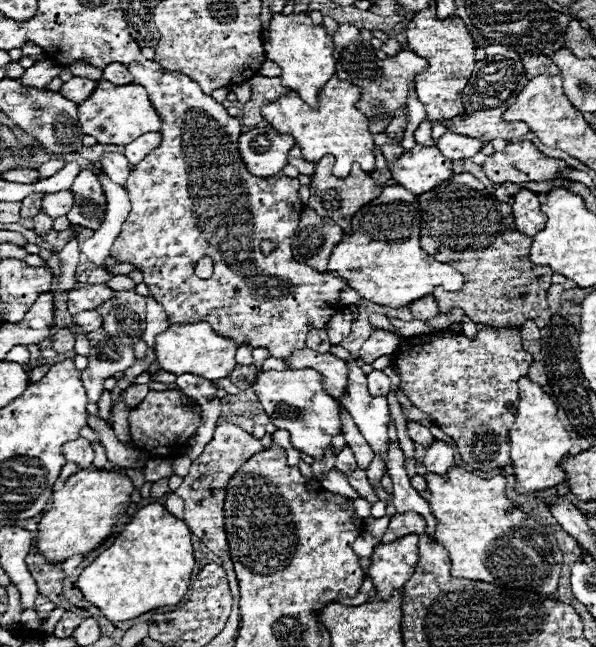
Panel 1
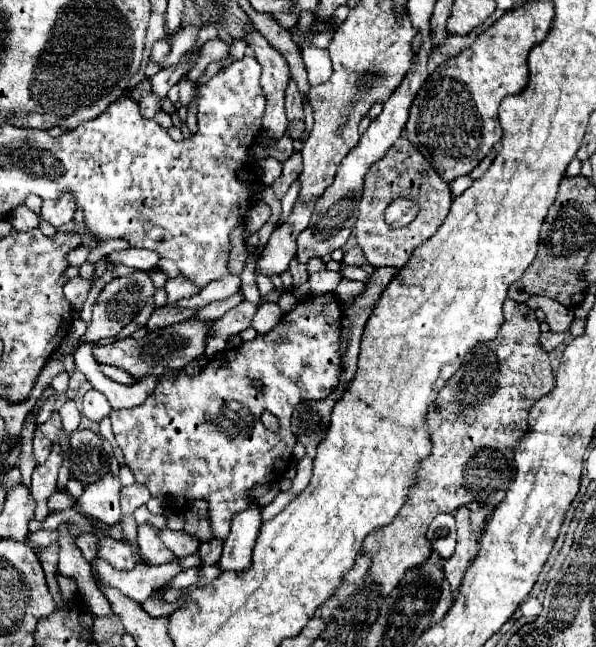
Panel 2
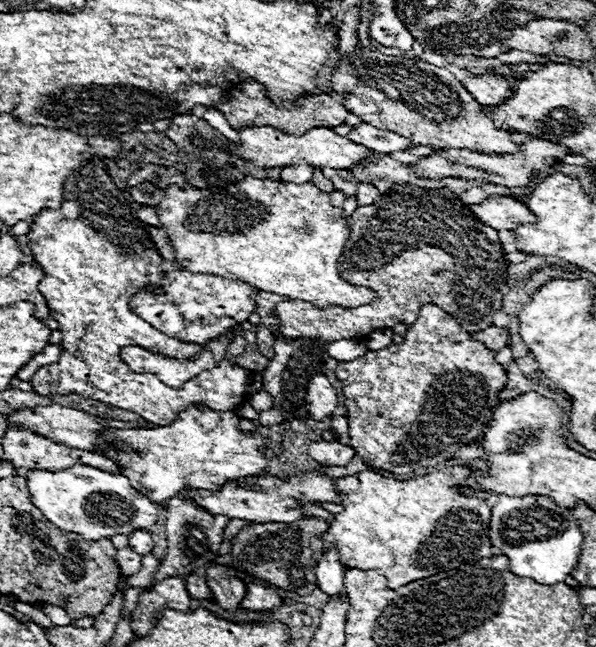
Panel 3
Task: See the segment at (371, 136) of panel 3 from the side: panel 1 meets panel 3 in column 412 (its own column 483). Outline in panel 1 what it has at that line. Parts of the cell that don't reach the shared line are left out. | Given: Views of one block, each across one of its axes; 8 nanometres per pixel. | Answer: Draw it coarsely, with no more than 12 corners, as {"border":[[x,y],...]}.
{"border":[[444,132],[438,148],[450,160],[466,160],[484,142]]}

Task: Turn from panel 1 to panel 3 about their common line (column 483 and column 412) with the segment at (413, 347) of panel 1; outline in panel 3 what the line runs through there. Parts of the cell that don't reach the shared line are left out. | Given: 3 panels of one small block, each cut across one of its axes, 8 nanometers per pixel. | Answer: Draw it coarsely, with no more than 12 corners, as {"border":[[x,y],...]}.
{"border":[[426,304],[340,362],[350,446],[407,474],[482,436],[506,370]]}

